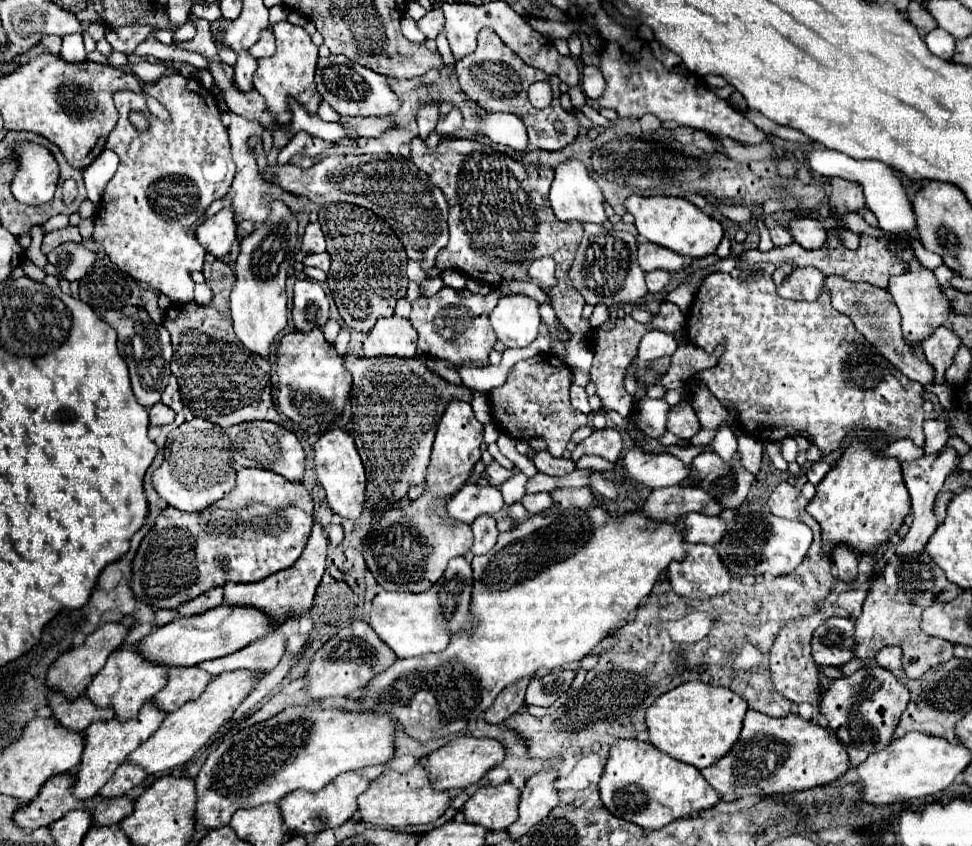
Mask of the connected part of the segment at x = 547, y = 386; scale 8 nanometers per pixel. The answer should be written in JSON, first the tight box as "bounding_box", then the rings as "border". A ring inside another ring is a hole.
{"bounding_box":[488,354,586,456],"border":[[[538,354],[514,364],[506,376],[506,384],[488,392],[492,420],[496,428],[514,440],[542,438],[552,456],[562,456],[576,428],[586,426],[586,414],[572,408],[568,390],[572,384],[570,368],[554,354]]]}

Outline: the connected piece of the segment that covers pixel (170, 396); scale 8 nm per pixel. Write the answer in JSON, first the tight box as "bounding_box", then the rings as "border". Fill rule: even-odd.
{"bounding_box":[162,376,184,412],"border":[[[170,376],[170,382],[162,394],[162,402],[166,406],[170,406],[174,412],[180,412],[184,408],[182,400],[180,400],[180,394],[178,394],[178,382],[176,382],[176,376]]]}

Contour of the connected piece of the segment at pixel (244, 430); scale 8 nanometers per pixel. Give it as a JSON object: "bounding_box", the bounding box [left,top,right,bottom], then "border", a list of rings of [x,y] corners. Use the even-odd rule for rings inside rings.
{"bounding_box":[226,422,304,482],"border":[[[242,422],[226,430],[232,440],[234,462],[242,468],[264,468],[272,470],[290,482],[300,482],[304,474],[304,450],[298,438],[274,422]]]}

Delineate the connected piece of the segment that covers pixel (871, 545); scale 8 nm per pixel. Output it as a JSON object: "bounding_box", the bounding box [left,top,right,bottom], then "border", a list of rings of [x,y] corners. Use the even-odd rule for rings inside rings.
{"bounding_box":[806,442,910,556],"border":[[[854,442],[840,458],[836,468],[824,476],[816,496],[806,510],[822,528],[822,552],[830,556],[832,548],[842,544],[858,554],[874,554],[902,526],[910,512],[910,496],[902,482],[902,468],[896,458],[880,458],[868,444]]]}

